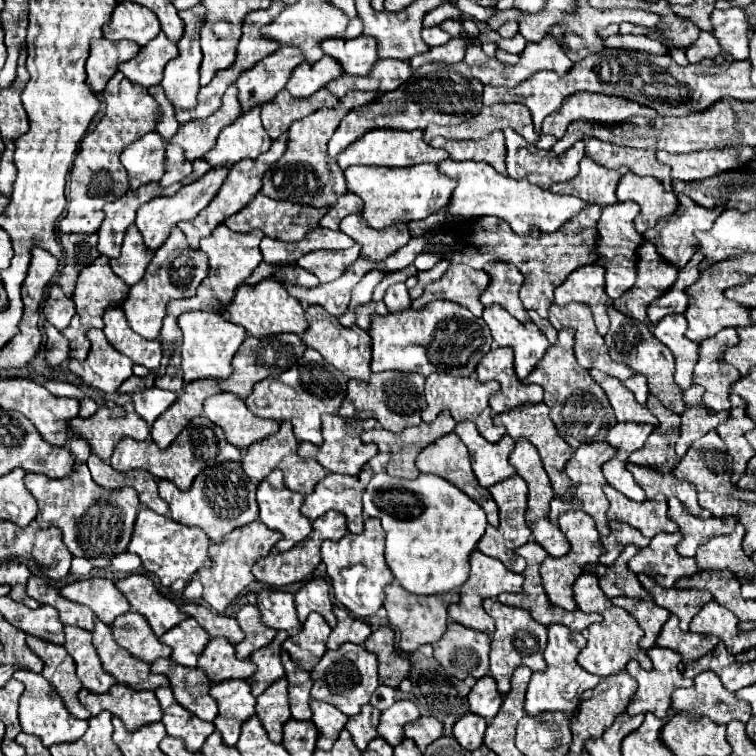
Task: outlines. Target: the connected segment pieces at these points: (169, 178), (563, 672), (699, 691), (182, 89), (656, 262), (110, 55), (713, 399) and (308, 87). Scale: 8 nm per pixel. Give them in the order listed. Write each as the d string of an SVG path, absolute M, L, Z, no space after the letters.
M167 150L167 170L161 178L161 186L169 186L175 182L181 182L193 172L193 162L185 160L185 154L181 150Z
M551 624L547 626L549 630L549 642L545 648L545 662L547 662L547 670L545 672L535 672L531 676L529 688L527 688L527 696L525 696L525 712L529 716L541 716L545 712L563 712L567 718L573 716L573 712L579 706L579 698L585 690L591 690L599 684L599 676L593 676L589 672L585 672L579 664L577 664L577 654L585 648L585 638L579 632L571 632L567 626L561 624Z
M701 672L693 682L695 684L691 688L677 688L673 692L673 710L677 710L677 714L689 714L691 718L707 716L715 724L729 724L731 720L747 722L751 718L749 704L745 704L745 700L737 700L735 694L727 692L713 672Z
M197 4L193 8L187 8L187 10L181 10L179 16L183 18L185 22L185 32L183 32L183 38L177 42L179 46L179 58L175 60L169 60L169 64L165 66L165 72L163 72L163 80L161 80L161 86L165 90L165 96L173 102L173 106L179 106L179 108L195 108L195 96L199 92L199 66L201 66L201 46L199 46L199 30L201 30L201 24L203 24L203 18L205 18L205 12L207 8L203 4Z
M643 240L637 248L637 280L629 290L625 290L617 300L613 300L613 308L617 308L629 318L645 322L651 328L645 310L651 300L655 300L669 286L673 286L677 272L677 268L673 270L673 266L669 266L657 254L655 246L649 240Z
M93 40L91 54L87 58L87 82L95 92L101 92L107 80L113 78L119 64L131 60L139 52L139 44L129 40Z
M723 328L717 336L699 344L699 360L693 370L693 384L705 388L703 404L711 410L729 410L729 386L739 378L739 372L723 362L723 354L729 346L735 346L735 328Z
M323 56L313 64L309 62L299 64L293 70L291 80L287 82L287 90L297 98L307 98L307 96L313 96L313 92L325 88L331 80L339 78L341 74L343 74L341 64L337 64L335 60L329 60L329 56Z

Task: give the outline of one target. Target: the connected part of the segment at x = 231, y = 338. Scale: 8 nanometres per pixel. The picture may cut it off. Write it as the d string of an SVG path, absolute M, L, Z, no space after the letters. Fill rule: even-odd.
M201 310L181 314L177 324L183 330L181 366L183 366L185 382L203 380L203 378L225 378L231 374L231 360L245 338L245 328L229 322L221 314L201 312Z

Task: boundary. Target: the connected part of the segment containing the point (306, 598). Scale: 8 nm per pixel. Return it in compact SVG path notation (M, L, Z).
M311 578L309 582L305 582L303 588L295 594L295 608L301 622L305 622L311 612L319 612L331 628L337 624L337 618L331 610L329 584L325 578Z

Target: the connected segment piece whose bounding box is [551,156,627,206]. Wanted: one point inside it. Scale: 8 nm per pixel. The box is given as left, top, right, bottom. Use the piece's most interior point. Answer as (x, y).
(594, 184)

